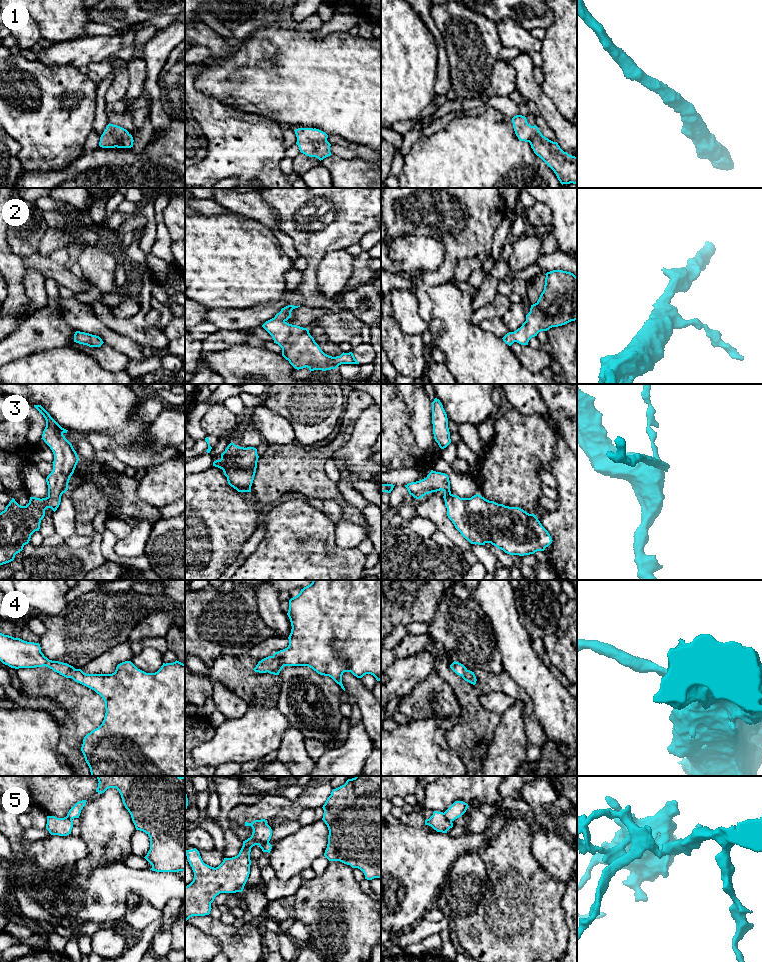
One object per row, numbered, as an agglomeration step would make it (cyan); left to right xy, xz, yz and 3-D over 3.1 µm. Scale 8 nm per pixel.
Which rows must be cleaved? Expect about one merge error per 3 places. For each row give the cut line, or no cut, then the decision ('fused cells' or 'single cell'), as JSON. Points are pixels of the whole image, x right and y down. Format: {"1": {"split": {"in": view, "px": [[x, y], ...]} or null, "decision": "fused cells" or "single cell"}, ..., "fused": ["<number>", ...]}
{"1": {"split": null, "decision": "single cell"}, "2": {"split": null, "decision": "single cell"}, "3": {"split": null, "decision": "single cell"}, "4": {"split": null, "decision": "single cell"}, "5": {"split": {"in": "yz", "px": [[443, 813], [452, 820]]}, "decision": "fused cells"}, "fused": ["5"]}

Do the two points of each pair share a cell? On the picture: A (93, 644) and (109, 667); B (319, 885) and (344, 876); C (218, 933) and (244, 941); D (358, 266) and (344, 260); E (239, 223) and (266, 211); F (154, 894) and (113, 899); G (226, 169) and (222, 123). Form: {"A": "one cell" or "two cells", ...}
{"A": "two cells", "B": "one cell", "C": "one cell", "D": "two cells", "E": "two cells", "F": "one cell", "G": "one cell"}

